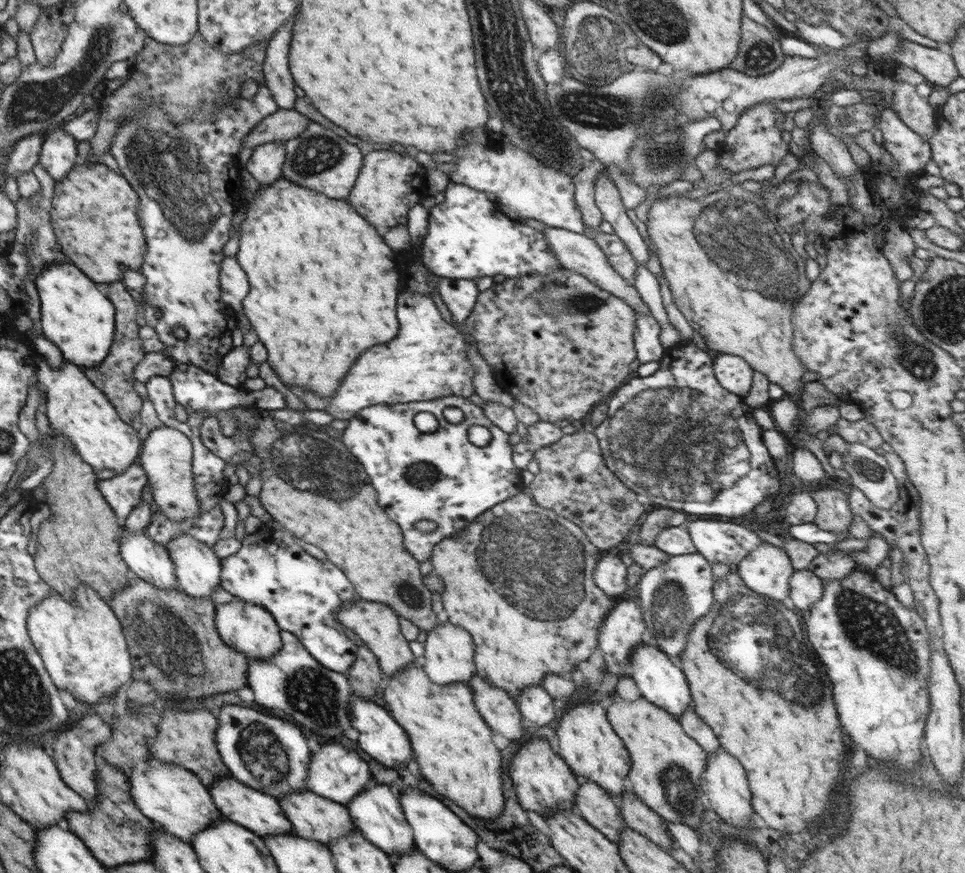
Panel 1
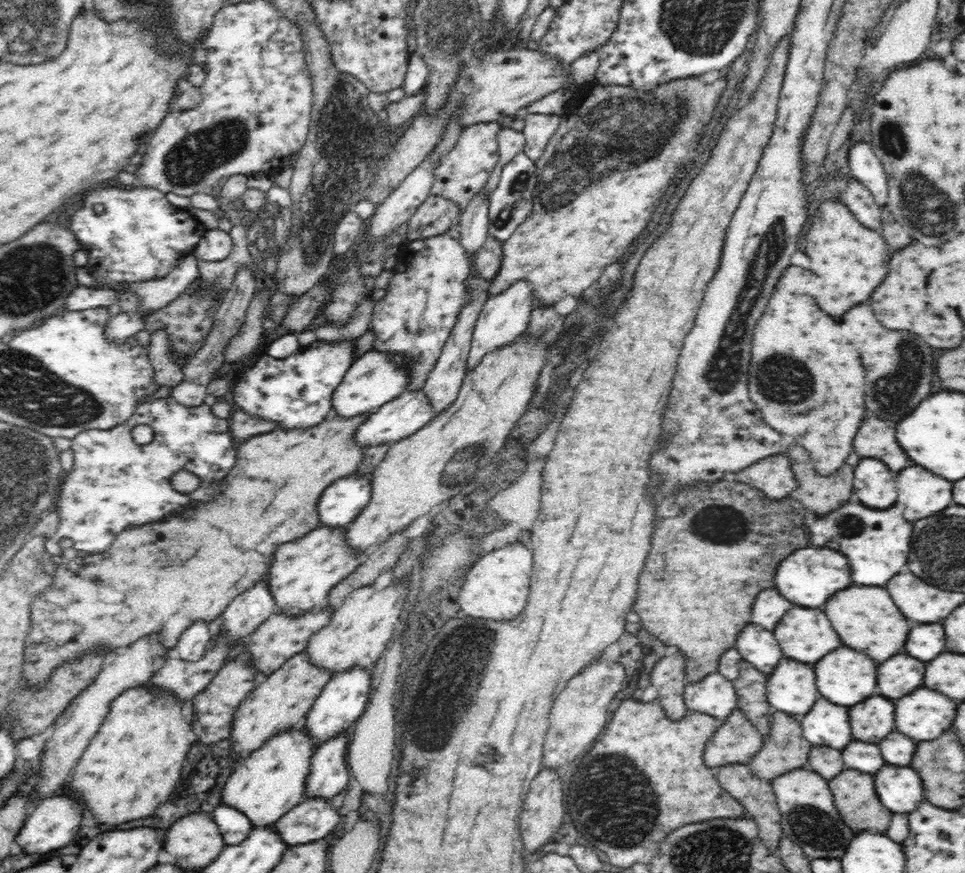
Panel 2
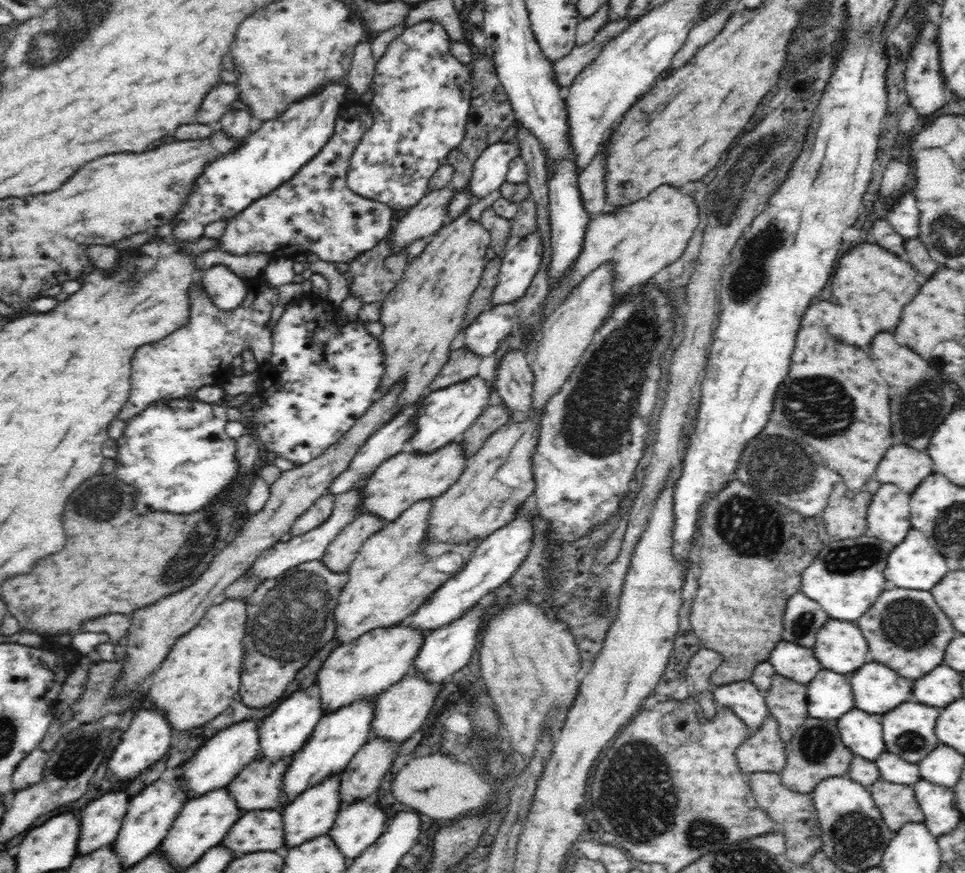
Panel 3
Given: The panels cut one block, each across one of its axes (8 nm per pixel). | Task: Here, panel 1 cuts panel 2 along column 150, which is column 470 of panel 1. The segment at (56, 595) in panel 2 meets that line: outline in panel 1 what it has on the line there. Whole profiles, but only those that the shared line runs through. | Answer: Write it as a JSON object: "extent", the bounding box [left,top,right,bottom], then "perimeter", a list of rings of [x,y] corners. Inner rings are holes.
{"extent":[431,491,615,698],"perimeter":[[[522,491],[518,492],[516,496],[512,496],[509,500],[496,504],[488,511],[488,514],[480,514],[474,522],[459,530],[458,533],[451,534],[448,538],[443,538],[438,544],[435,544],[431,554],[431,563],[434,567],[434,572],[438,574],[438,577],[443,582],[443,591],[441,592],[442,606],[448,613],[448,620],[452,624],[465,628],[471,634],[475,644],[476,674],[488,679],[490,684],[504,689],[512,698],[516,698],[519,692],[527,686],[541,686],[545,674],[568,677],[569,673],[575,670],[580,662],[588,660],[590,655],[597,649],[599,628],[603,625],[607,614],[615,606],[613,597],[598,588],[593,581],[593,575],[602,553],[592,544],[580,526],[563,516],[552,514],[551,510],[544,510],[533,501],[533,498],[530,498],[528,494],[524,494]]]}

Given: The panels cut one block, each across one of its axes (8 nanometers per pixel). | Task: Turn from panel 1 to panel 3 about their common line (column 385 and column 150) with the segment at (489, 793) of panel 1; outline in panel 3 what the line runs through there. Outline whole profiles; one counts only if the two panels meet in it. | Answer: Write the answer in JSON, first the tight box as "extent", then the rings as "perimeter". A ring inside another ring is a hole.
{"extent":[144,600,247,730],"perimeter":[[[245,600],[216,603],[192,630],[174,642],[168,656],[150,676],[144,694],[156,710],[166,715],[172,730],[198,729],[223,714],[238,698],[247,618]]]}

